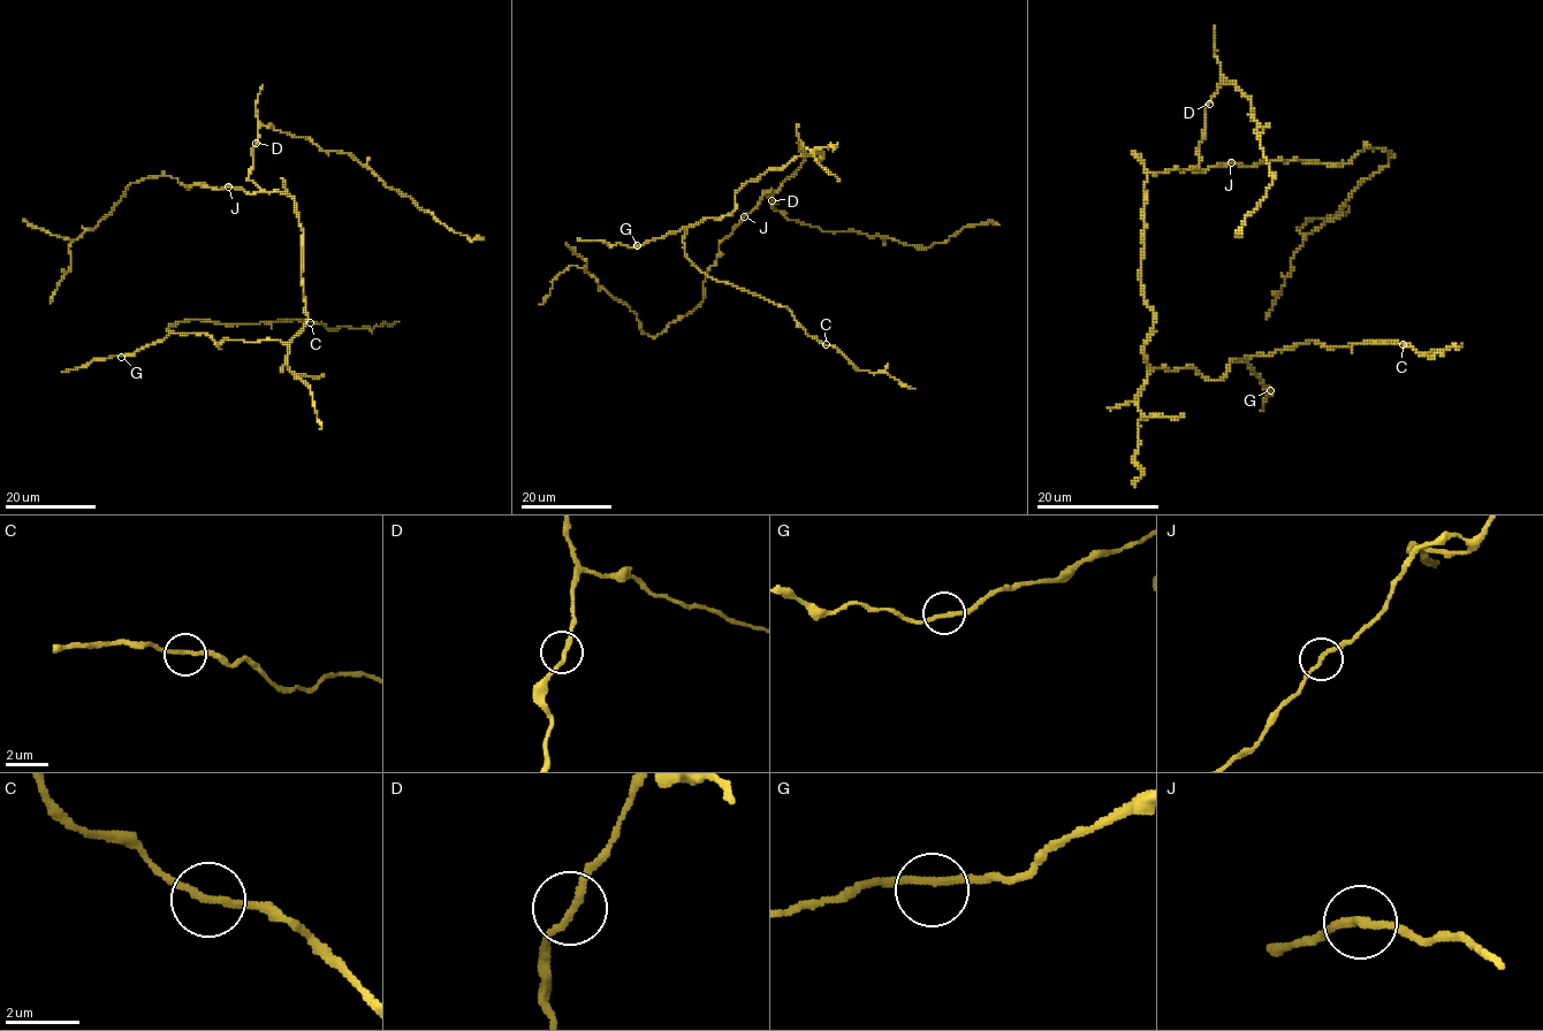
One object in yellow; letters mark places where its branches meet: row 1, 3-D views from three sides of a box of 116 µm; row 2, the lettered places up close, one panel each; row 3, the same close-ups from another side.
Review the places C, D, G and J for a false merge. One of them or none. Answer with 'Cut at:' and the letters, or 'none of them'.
Cut at: none of them

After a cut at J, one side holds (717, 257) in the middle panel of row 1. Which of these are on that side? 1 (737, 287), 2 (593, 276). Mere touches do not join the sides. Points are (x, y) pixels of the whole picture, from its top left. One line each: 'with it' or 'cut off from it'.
1: cut off from it
2: with it

